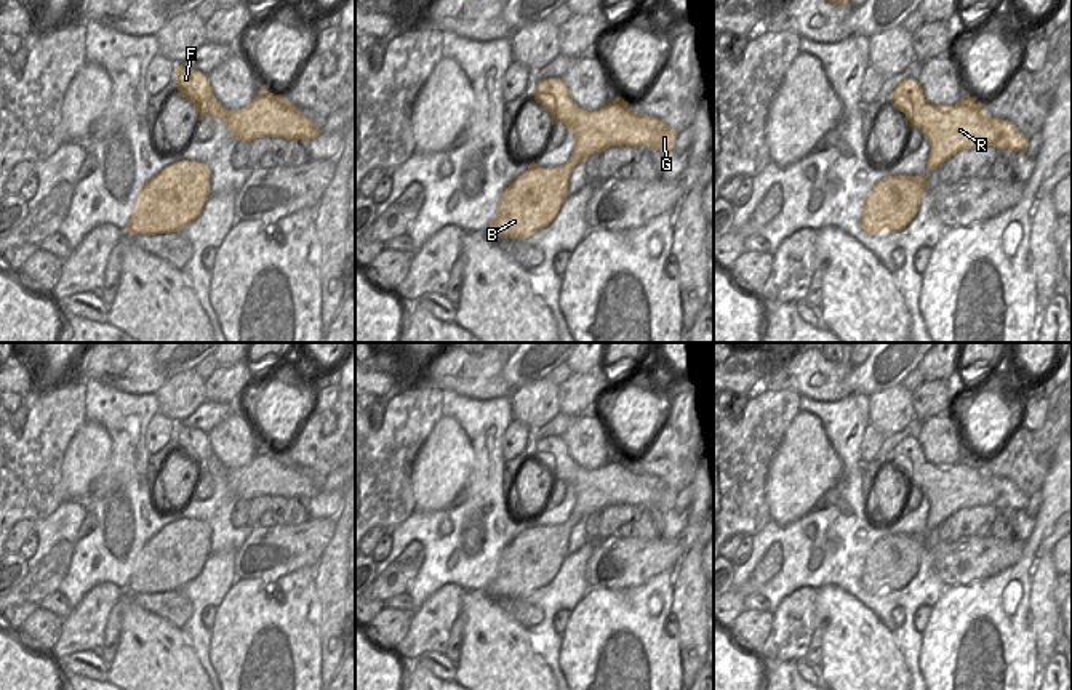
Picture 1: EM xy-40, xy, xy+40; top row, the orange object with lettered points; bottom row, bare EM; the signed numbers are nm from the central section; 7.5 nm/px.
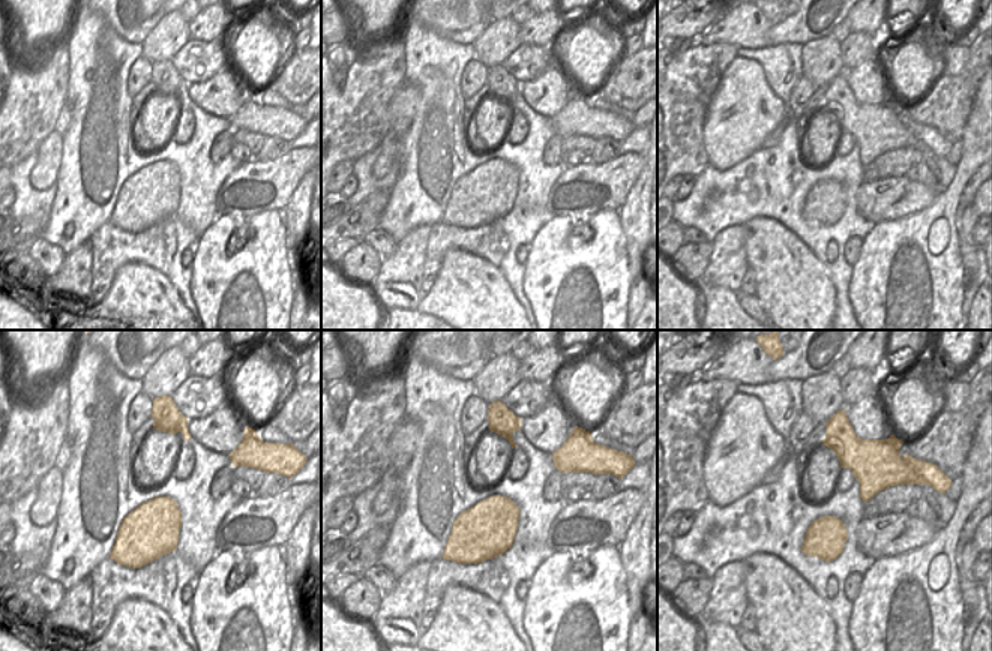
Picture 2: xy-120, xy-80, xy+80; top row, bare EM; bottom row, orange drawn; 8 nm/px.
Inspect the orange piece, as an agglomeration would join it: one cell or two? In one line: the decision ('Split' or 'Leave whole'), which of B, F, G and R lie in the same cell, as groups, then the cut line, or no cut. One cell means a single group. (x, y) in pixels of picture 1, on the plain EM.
Leave whole. Groups: B F G R. No split.

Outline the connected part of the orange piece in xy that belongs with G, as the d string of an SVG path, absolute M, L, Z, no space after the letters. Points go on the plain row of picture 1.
M544 437L534 459L550 471L552 483L565 482L574 491L574 507L565 524L541 527L533 520L509 543L490 583L491 597L525 599L547 586L568 554L571 528L595 511L611 504L653 504L661 514L675 509L678 491L654 475L630 469L622 456L589 471L571 458L562 437Z

